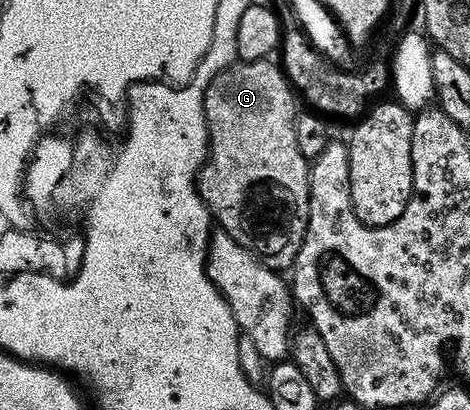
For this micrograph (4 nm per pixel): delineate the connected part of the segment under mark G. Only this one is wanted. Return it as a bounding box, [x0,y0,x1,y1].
[197,60,310,272]

